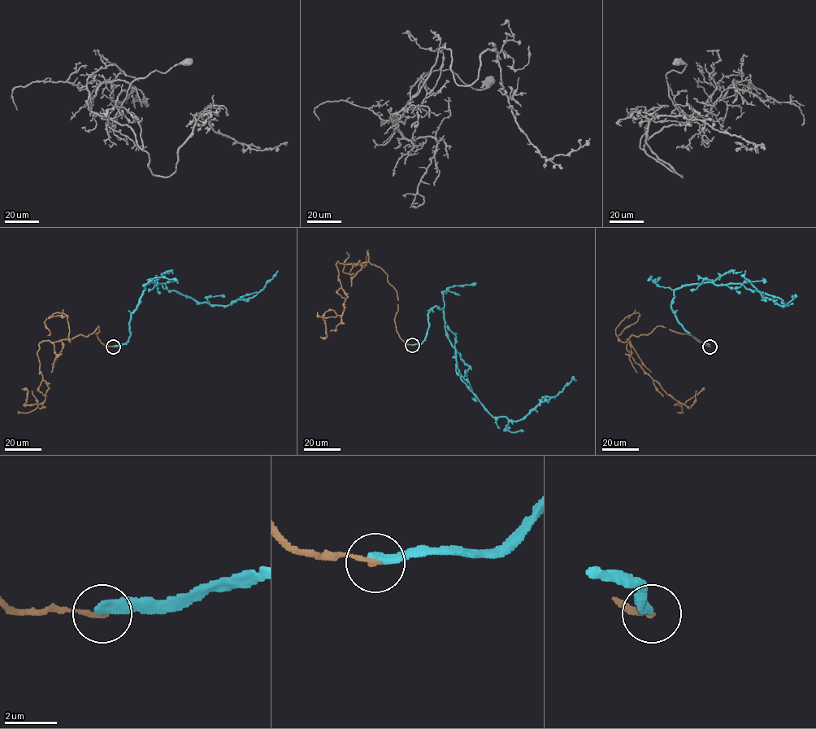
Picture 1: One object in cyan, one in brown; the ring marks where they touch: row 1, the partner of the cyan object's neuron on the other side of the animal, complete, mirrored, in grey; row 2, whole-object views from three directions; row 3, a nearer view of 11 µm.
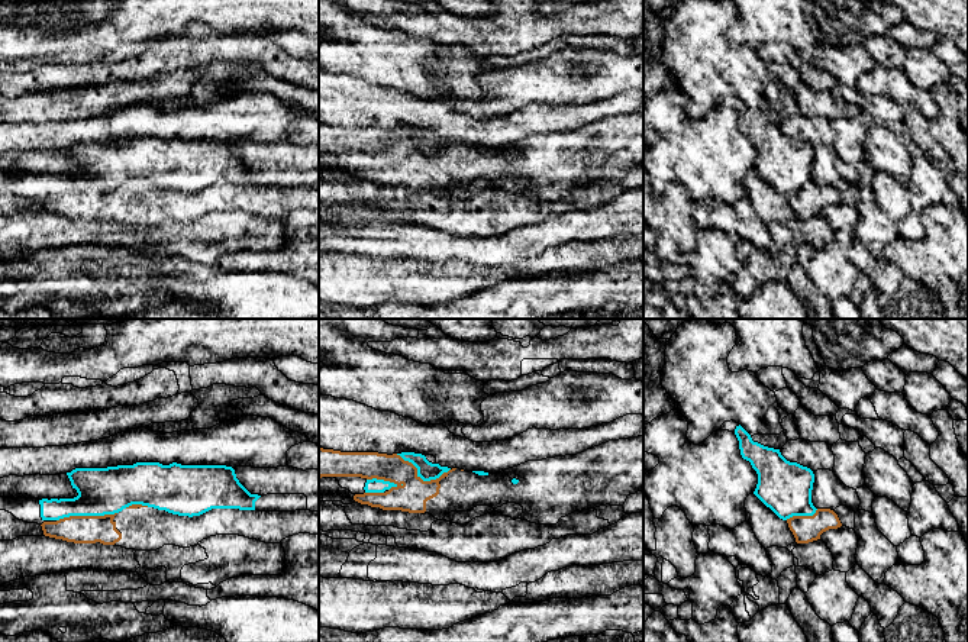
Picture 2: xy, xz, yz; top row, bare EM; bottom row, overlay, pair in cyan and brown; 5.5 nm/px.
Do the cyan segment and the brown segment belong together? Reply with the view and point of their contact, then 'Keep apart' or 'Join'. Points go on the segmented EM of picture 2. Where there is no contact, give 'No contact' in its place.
Touches cyan at xz (420, 477). Keep apart

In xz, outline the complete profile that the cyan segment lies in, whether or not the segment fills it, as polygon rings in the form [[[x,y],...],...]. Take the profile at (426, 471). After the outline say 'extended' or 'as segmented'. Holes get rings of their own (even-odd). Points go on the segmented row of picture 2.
[[[401,452],[397,455],[400,455],[404,461],[412,462],[417,468],[417,477],[420,477],[423,481],[436,480],[443,472],[451,470],[448,467],[441,467],[439,464],[429,462],[422,454]]]; as segmented

